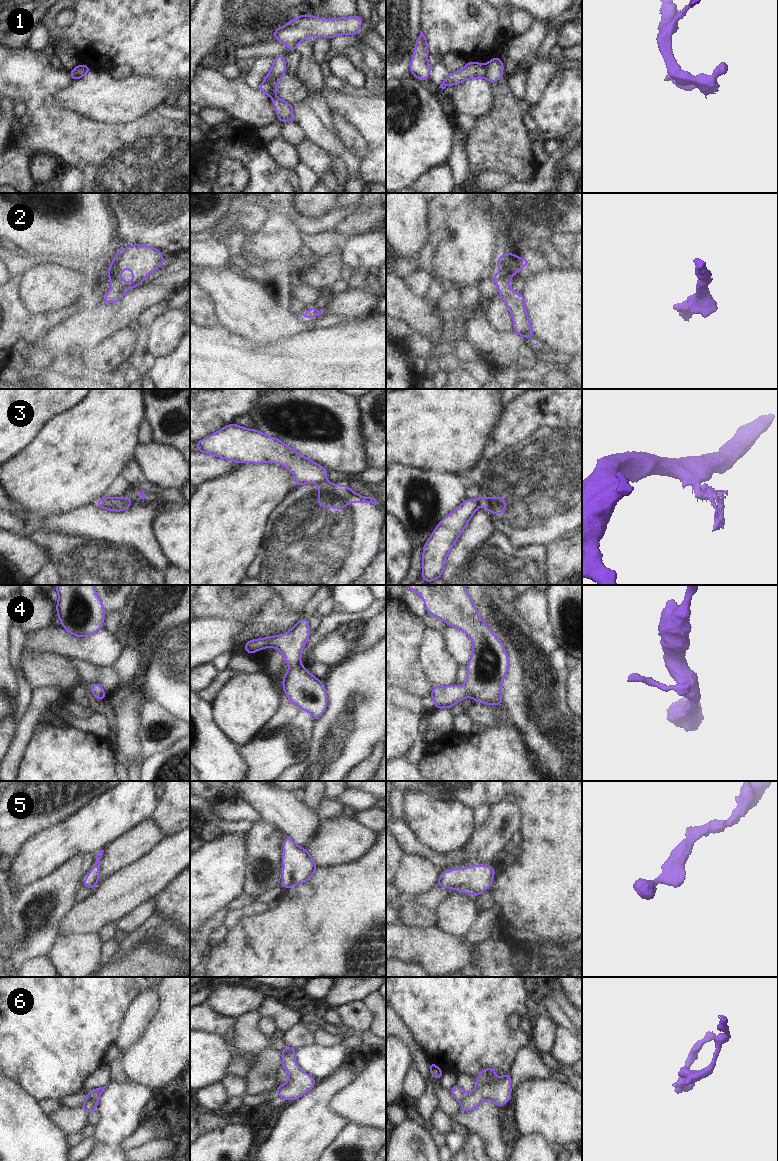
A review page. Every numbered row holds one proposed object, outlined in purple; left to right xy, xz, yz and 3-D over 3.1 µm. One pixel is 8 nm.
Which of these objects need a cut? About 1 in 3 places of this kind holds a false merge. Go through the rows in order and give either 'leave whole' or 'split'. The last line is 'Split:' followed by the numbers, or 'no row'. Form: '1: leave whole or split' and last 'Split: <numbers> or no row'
1: split
2: leave whole
3: split
4: leave whole
5: leave whole
6: split
Split: 1, 3, 6

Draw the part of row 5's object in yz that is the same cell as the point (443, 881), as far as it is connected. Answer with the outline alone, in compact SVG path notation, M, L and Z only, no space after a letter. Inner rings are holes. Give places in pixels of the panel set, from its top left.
M477 864L467 868L455 868L440 874L438 887L467 892L477 897L484 890L491 888L495 867Z

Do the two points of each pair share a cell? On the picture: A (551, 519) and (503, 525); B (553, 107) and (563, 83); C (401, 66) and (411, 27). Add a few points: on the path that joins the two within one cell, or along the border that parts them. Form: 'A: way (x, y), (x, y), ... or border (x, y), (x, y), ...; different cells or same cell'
A: way (539, 519), (515, 519); same cell
B: way (559, 101), (563, 97), (563, 89); same cell
C: way (401, 56), (401, 37); same cell

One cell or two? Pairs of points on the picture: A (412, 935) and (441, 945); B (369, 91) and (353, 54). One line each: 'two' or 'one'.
A: one
B: one

